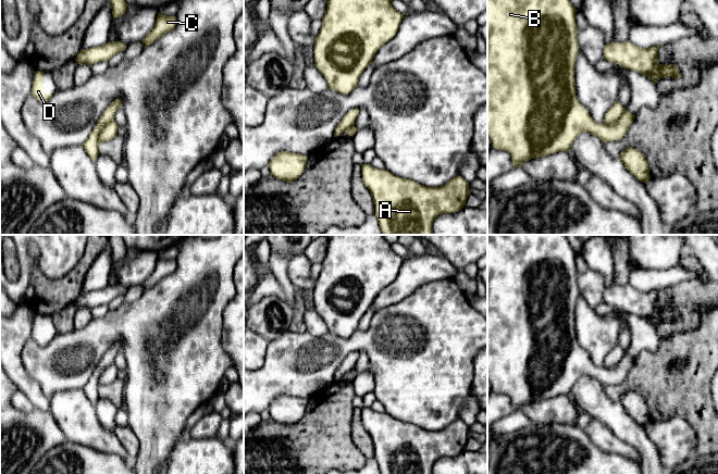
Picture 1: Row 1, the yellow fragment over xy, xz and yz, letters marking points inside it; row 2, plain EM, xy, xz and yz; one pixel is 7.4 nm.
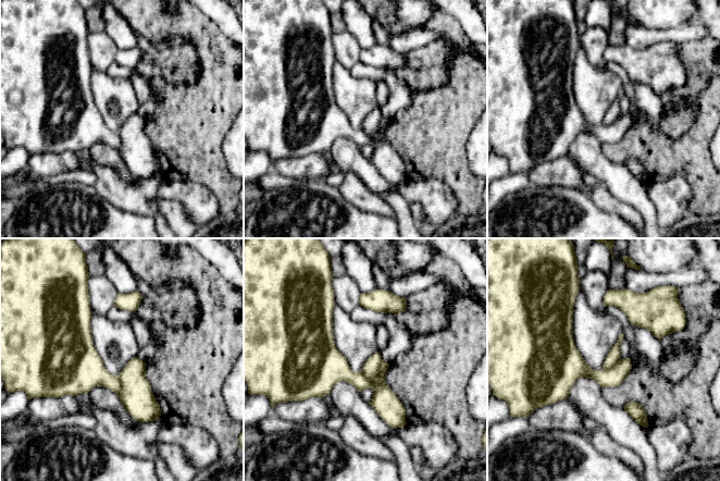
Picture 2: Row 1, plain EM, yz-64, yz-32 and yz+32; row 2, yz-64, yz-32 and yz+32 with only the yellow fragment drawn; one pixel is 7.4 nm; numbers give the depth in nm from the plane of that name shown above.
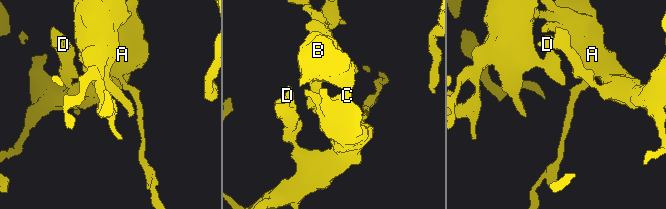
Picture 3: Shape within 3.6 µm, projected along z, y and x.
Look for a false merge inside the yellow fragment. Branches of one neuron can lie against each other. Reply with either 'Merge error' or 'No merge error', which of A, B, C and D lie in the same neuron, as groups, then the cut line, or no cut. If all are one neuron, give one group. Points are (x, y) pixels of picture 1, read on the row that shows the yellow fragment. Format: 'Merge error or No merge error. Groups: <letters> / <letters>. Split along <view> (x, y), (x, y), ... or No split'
Merge error. Groups: A C D / B. Split along yz (621, 105), (617, 112), (607, 113)

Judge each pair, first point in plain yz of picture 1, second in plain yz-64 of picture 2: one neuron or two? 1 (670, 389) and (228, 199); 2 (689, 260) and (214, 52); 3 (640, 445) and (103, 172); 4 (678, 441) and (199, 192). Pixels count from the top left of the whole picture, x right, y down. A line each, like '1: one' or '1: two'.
1: one
2: one
3: two
4: one

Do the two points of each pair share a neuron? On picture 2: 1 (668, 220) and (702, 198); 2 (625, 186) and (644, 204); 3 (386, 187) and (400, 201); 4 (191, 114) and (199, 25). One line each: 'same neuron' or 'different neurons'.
1: different neurons
2: same neuron
3: same neuron
4: same neuron

